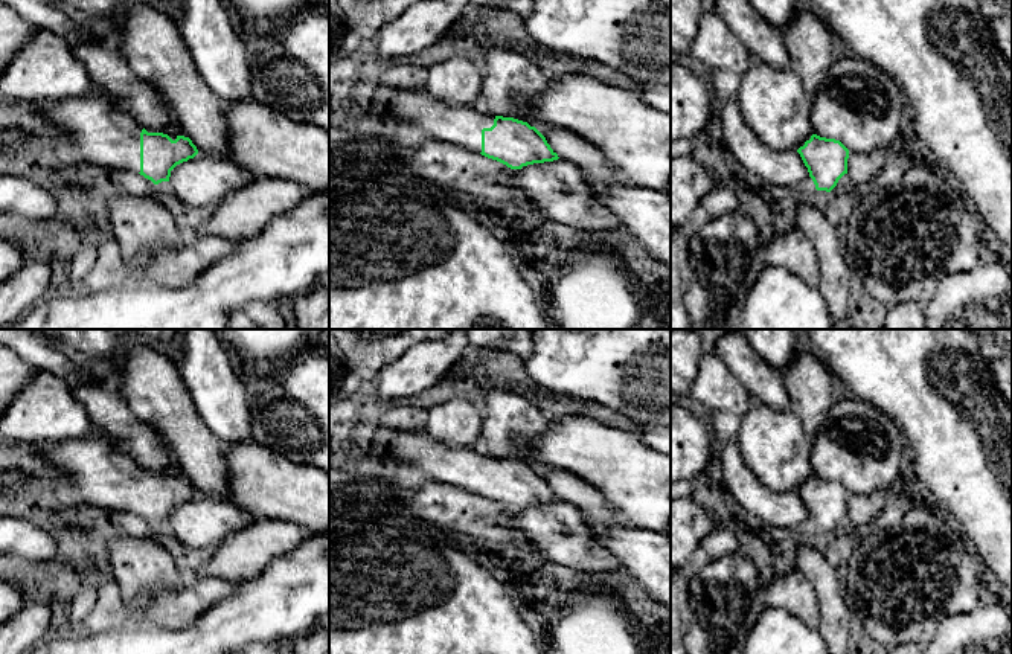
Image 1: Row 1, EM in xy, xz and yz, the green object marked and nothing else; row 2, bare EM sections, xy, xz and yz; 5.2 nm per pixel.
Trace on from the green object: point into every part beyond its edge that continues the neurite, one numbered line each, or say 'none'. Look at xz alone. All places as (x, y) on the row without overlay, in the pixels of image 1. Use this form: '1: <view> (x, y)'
1: xz (461, 467)

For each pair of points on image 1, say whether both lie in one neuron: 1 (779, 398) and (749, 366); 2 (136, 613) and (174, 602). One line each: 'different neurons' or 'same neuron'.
1: same neuron
2: same neuron

